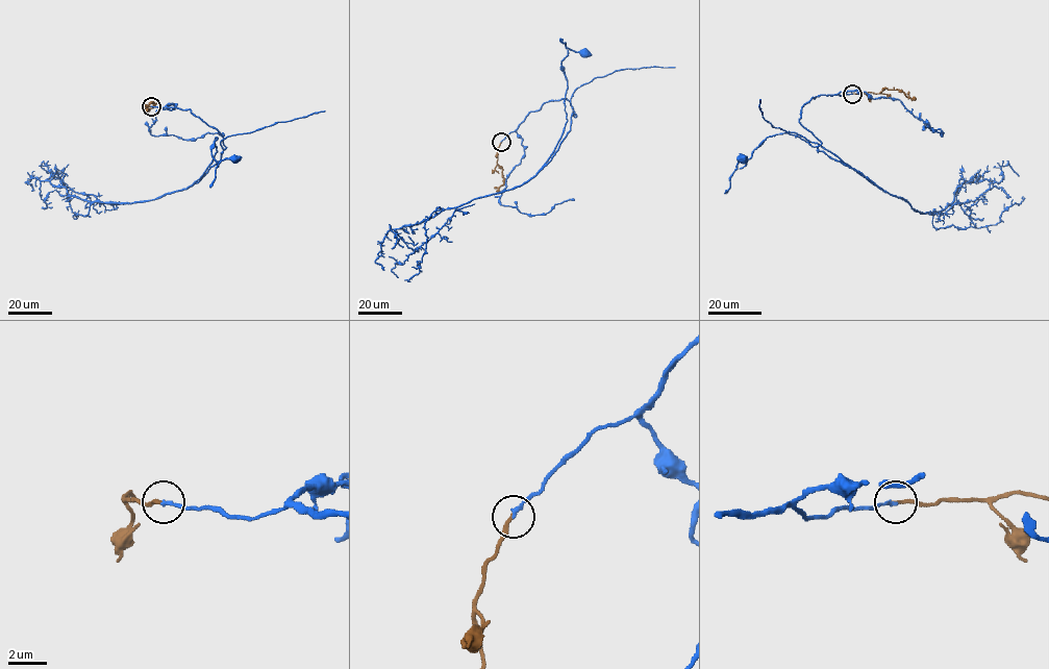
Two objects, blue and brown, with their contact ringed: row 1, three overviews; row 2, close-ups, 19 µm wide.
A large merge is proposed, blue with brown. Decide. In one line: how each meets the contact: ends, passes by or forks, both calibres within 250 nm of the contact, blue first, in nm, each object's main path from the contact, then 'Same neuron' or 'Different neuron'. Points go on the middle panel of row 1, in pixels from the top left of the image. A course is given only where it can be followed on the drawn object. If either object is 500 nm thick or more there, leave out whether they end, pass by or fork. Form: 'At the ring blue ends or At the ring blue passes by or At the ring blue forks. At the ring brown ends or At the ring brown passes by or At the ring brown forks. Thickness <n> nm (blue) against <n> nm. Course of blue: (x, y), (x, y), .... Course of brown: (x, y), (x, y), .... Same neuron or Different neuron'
At the ring blue ends. At the ring brown ends. Thickness 160 nm (blue) against 190 nm. Course of blue: (501, 142), (567, 99), (576, 116), (552, 158), (567, 121), (562, 62), (567, 49), (584, 52). Course of brown: (501, 142), (497, 164), (502, 169), (504, 182), (495, 188). Same neuron

